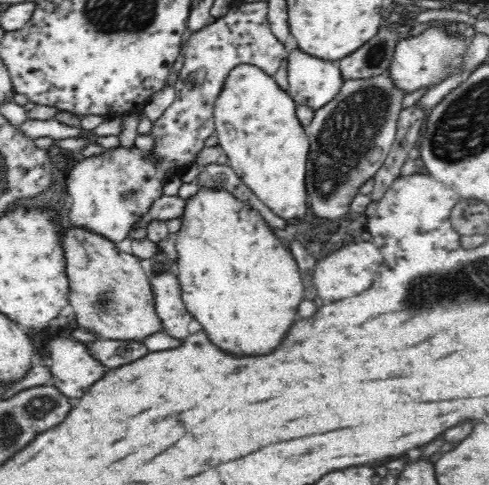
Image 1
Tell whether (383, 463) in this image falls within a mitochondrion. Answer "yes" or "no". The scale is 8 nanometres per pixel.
no

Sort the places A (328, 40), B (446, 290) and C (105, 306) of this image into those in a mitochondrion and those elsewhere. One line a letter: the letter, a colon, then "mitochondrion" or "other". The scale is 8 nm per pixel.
A: other
B: mitochondrion
C: mitochondrion

